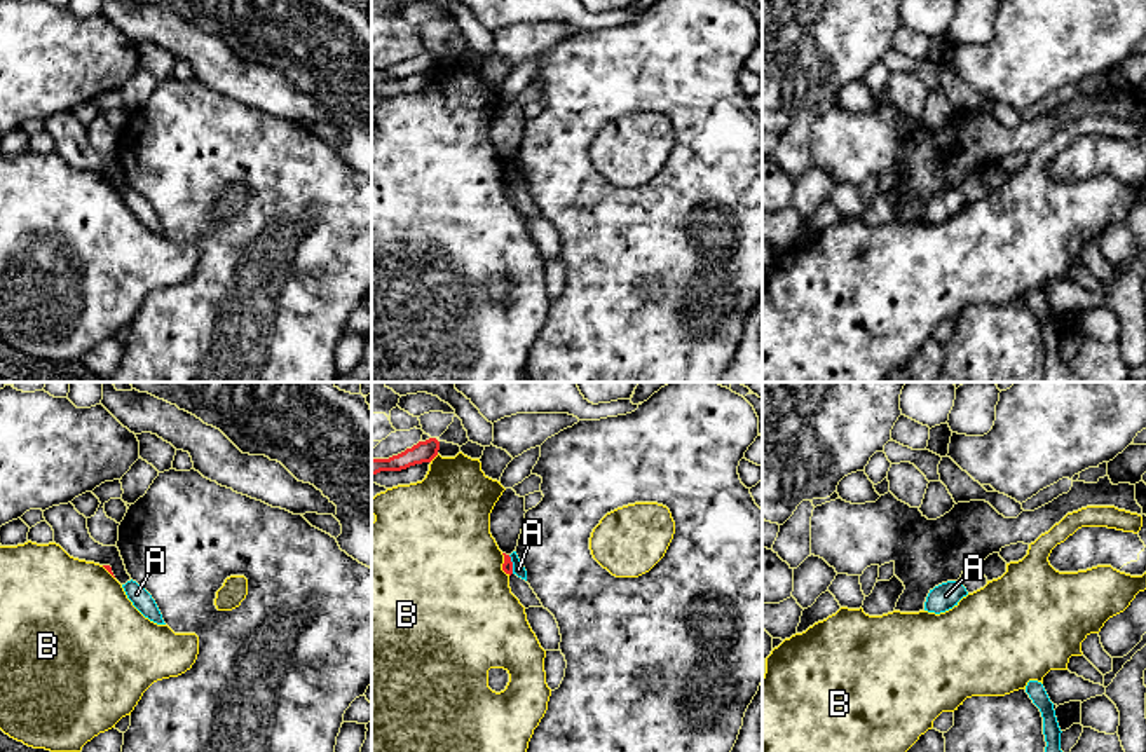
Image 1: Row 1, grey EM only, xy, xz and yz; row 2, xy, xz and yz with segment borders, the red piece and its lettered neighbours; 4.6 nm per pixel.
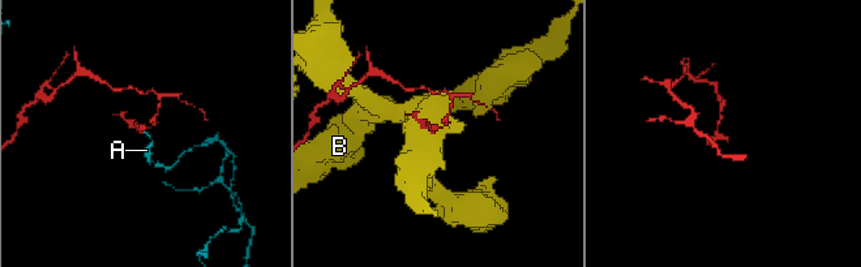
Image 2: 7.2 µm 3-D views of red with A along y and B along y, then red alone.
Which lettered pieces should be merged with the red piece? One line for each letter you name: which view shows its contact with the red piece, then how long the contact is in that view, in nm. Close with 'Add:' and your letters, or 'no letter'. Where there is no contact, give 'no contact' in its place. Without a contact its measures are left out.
Add: no letter

